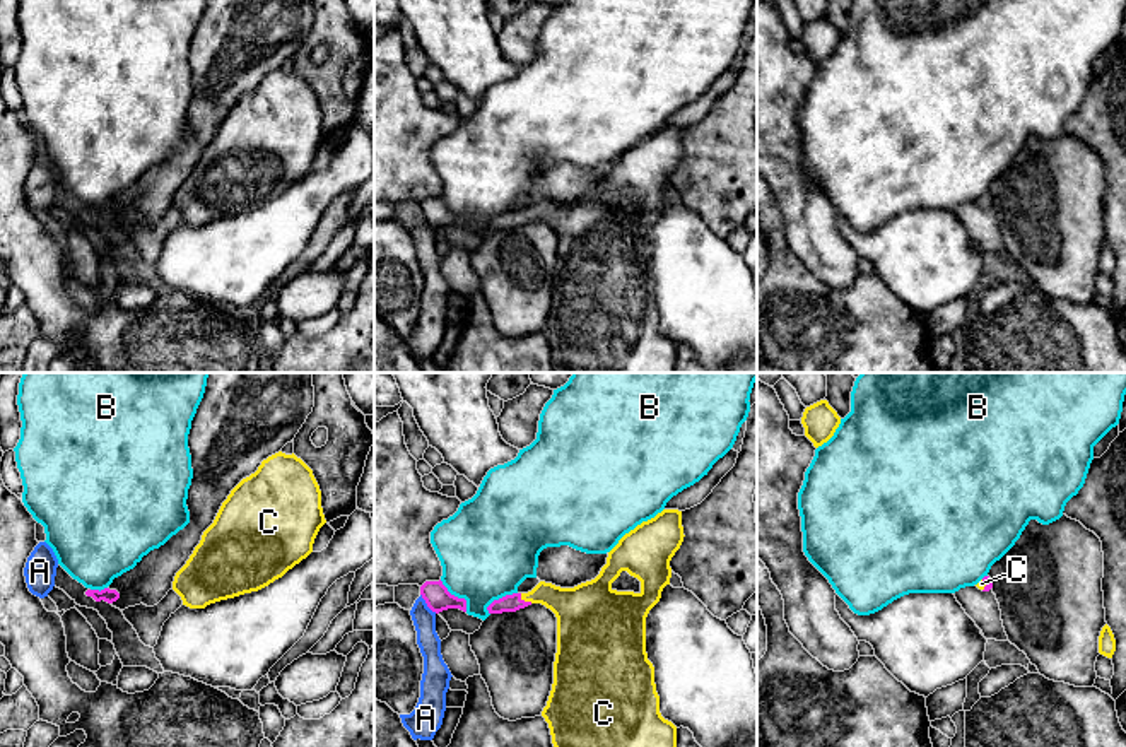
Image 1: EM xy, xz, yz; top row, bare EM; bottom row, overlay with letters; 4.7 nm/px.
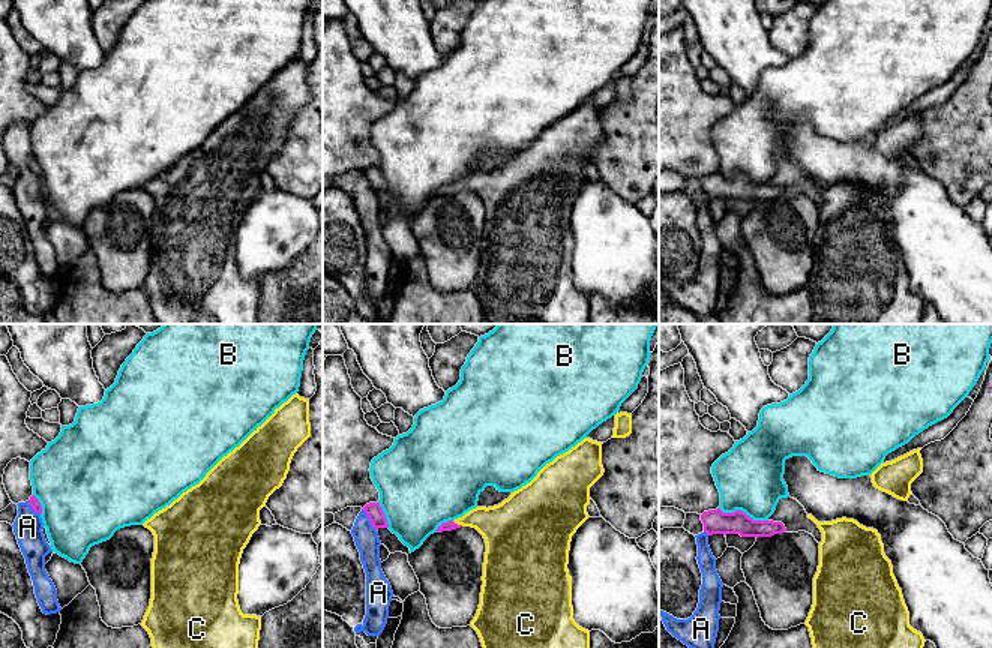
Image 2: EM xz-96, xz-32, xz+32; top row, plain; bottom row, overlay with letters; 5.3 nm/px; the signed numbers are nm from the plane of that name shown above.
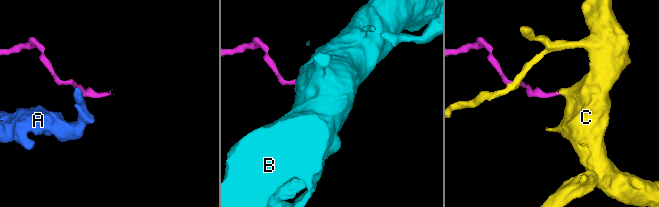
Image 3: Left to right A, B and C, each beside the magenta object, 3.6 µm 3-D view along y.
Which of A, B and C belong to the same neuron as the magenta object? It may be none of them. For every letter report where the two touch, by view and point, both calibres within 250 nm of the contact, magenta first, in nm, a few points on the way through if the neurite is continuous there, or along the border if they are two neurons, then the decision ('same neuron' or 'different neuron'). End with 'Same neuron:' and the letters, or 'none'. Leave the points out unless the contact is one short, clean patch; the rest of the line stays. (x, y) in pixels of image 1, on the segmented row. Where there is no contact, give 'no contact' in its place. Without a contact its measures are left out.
A: contact xz (426, 602); calibres 120 and 110 nm; border xz (421, 594), (424, 602), (436, 612); different neuron
B: contact xz (457, 597); calibres 120 and 440 nm; different neuron
C: contact xz (523, 600); calibres 80 and 190 nm; way xz (513, 602), (523, 600), (554, 597), (574, 609); same neuron
Same neuron: C

